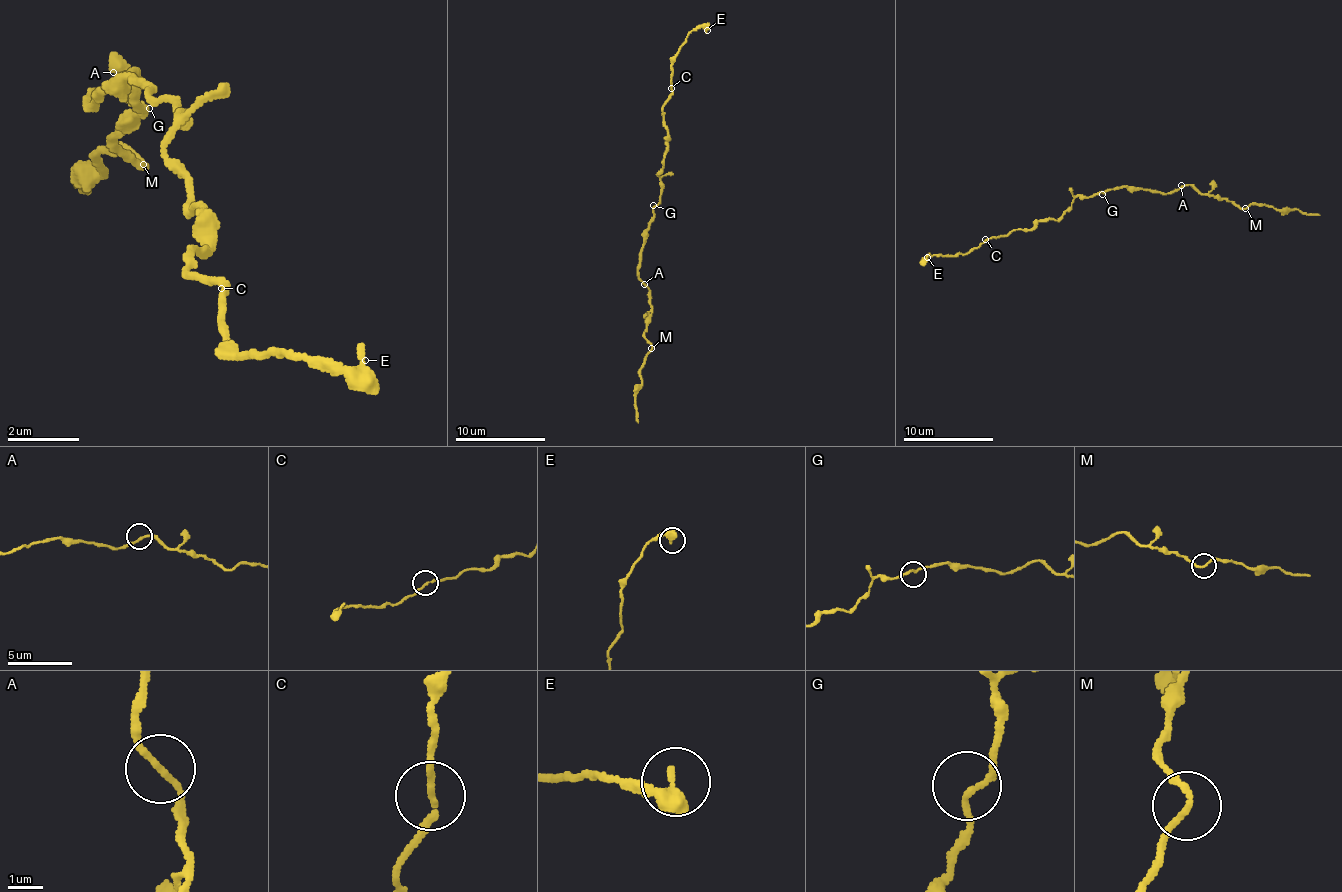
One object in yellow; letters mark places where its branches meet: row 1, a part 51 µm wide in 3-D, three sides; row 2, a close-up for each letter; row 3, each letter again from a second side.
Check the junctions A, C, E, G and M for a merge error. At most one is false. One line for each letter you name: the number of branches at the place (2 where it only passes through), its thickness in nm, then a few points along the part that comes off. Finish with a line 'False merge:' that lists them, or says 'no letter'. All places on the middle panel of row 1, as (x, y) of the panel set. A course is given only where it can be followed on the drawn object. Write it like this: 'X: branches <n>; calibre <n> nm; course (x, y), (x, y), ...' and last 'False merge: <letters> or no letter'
False merge: no letter

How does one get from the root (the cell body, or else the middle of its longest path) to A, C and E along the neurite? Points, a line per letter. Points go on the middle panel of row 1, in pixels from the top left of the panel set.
A: (653, 214), (637, 268), (637, 277), (644, 284)
C: (653, 214), (662, 194), (657, 171), (666, 149), (662, 104), (671, 88)
E: (653, 214), (662, 194), (657, 176), (666, 149), (662, 104), (671, 93), (671, 59), (693, 30), (707, 30)

